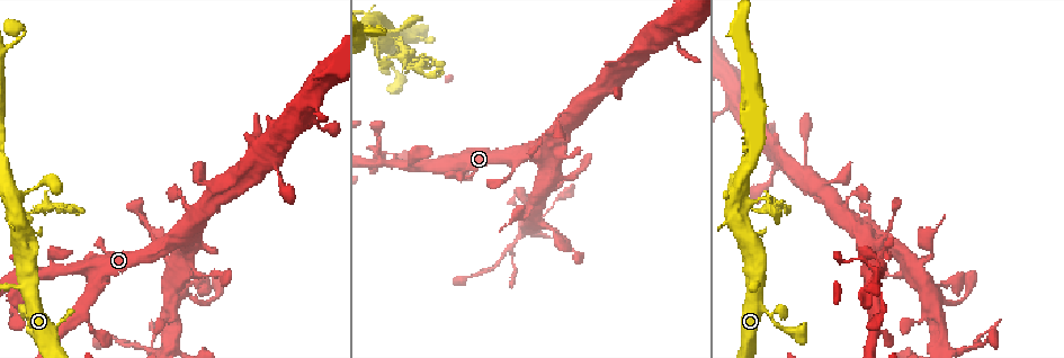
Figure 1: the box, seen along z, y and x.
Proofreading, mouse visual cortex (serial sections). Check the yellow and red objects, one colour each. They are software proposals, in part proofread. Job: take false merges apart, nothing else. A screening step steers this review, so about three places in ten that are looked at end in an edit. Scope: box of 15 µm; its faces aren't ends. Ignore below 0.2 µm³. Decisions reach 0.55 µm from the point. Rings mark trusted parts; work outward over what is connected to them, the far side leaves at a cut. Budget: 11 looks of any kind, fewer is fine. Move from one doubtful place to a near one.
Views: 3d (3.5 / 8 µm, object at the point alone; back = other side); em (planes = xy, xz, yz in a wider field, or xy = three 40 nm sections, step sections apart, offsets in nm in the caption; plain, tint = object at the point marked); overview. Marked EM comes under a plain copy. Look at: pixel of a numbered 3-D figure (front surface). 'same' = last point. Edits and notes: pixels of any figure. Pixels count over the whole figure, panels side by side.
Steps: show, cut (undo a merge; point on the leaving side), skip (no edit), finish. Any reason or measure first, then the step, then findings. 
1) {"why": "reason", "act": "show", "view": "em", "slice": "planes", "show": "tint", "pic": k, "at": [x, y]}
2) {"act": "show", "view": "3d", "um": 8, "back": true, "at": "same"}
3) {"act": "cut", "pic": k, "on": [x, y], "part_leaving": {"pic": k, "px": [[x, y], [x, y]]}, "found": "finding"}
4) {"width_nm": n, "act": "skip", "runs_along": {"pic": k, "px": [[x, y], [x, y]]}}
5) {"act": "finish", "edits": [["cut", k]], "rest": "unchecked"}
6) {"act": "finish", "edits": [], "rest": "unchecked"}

{"why": "arms part here", "act": "show", "view": "3d", "um": 3.5, "pic": 1, "at": [386, 163]}

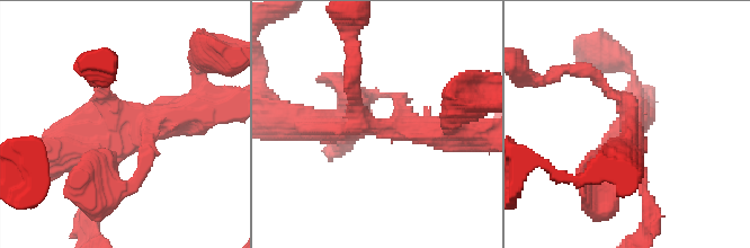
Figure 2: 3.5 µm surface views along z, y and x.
{"act": "show", "view": "em", "slice": "planes", "show": "tint", "pic": 2, "at": [121, 144]}

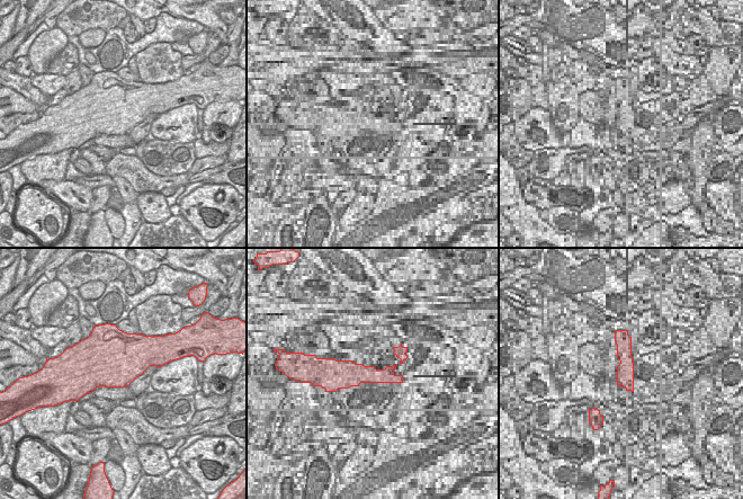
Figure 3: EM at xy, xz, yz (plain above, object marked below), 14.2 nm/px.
{"act": "show", "view": "em", "slice": "xy", "step": 5, "show": "tint", "at": "same"}

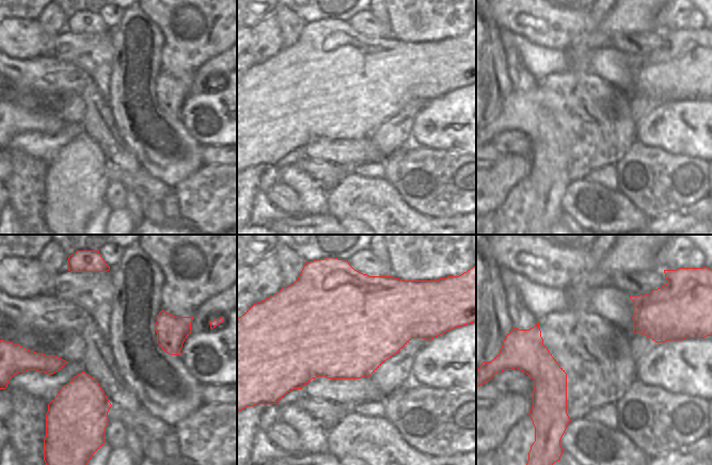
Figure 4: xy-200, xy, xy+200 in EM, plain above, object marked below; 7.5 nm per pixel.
{"width_nm": 800, "act": "skip", "runs_along": {"pic": 2, "px": [[186, 111], [103, 152], [99, 194]]}, "found": "all the same cell"}

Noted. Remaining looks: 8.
{"why": "three arms meet", "act": "show", "view": "3d", "um": 3.5, "pic": 1, "at": [22, 288]}

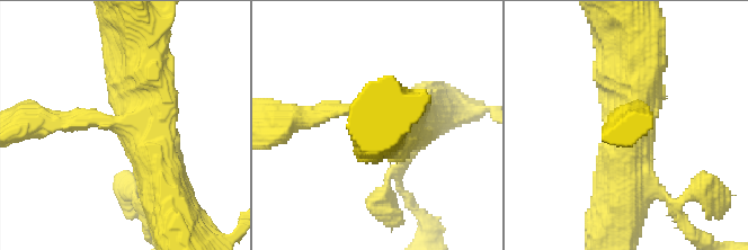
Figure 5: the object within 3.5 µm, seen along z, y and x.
{"act": "show", "view": "em", "slice": "xy", "step": 3, "show": "tint", "pic": 5, "at": [121, 125]}

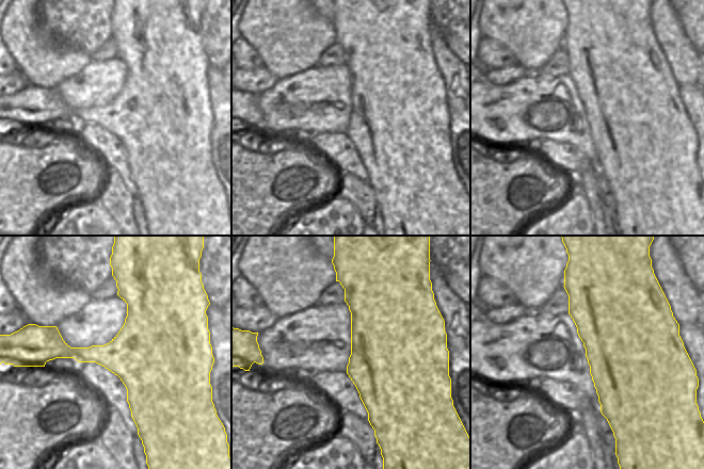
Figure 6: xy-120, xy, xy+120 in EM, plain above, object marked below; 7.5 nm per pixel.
{"act": "skip", "runs_along": {"pic": 5, "px": [[165, 188], [131, 81], [131, 46]]}, "found": "continuous, no second cell"}

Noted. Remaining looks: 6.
{"why": "sharp bend", "act": "show", "view": "3d", "um": 3.5, "pic": 1, "at": [380, 55]}

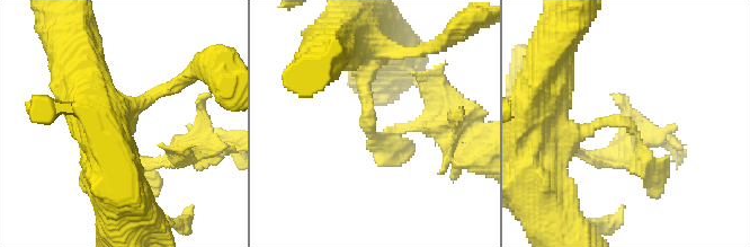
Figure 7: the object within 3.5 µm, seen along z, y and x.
{"why": "need the tissue", "act": "show", "view": "em", "slice": "planes", "show": "tint", "pic": 7, "at": [626, 124]}

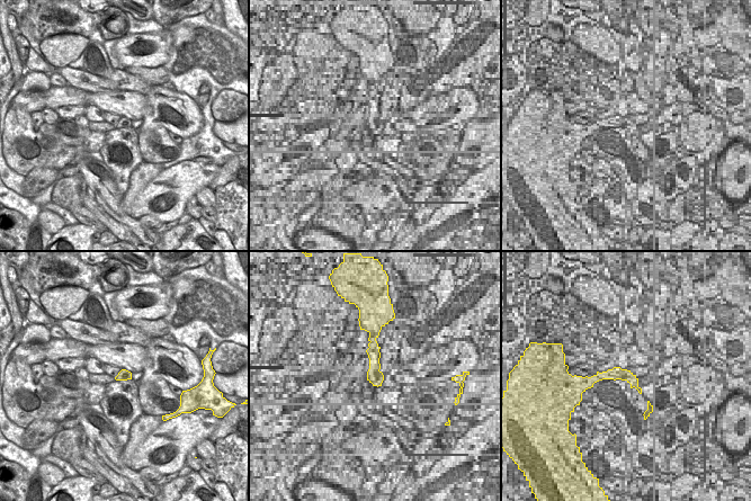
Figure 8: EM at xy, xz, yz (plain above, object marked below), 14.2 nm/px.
{"act": "cut", "pic": 7, "on": [645, 174], "found": "two cells meet here"}

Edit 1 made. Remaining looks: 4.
{"why": "redraw", "act": "show", "view": "overview"}

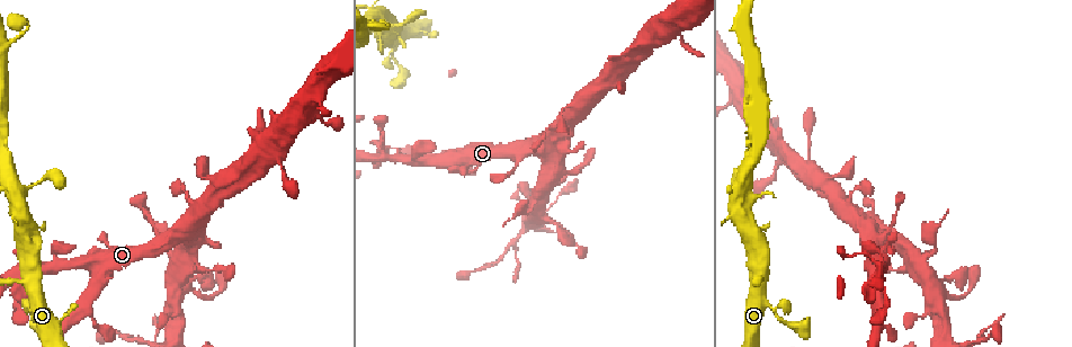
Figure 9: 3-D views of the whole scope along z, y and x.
{"why": "thin neck", "act": "show", "view": "3d", "um": 3.5, "back": true, "pic": 9, "at": [317, 99]}

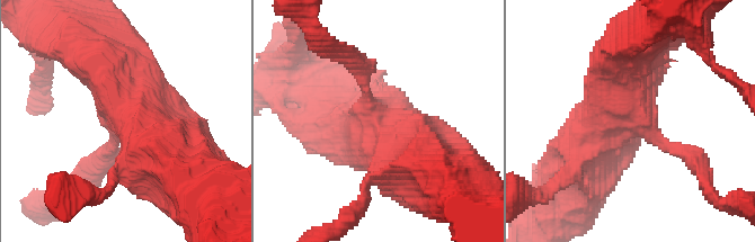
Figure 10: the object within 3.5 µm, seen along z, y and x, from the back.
{"why": "now the EM", "act": "show", "view": "em", "slice": "xy", "step": 2, "show": "tint", "pic": 10, "at": [642, 122]}

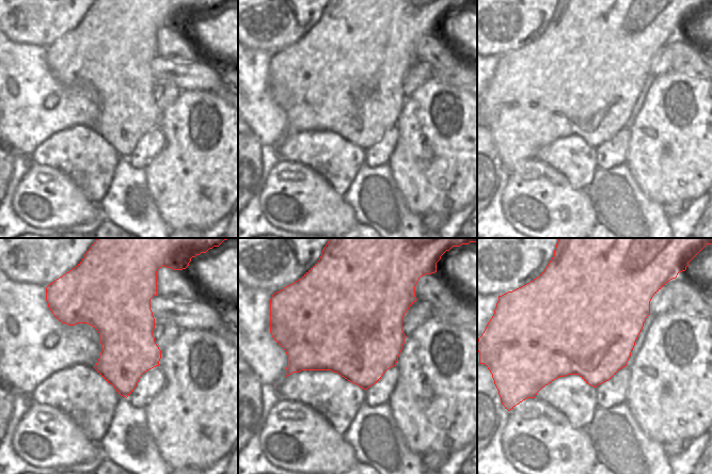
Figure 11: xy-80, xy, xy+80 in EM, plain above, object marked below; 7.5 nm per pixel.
{"act": "skip", "runs_along": {"pic": 10, "px": [[168, 155], [89, 37]]}, "found": "one cell here"}

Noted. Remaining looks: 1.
{"act": "finish", "edits": [["cut", 7]], "rest": "unchecked"}

